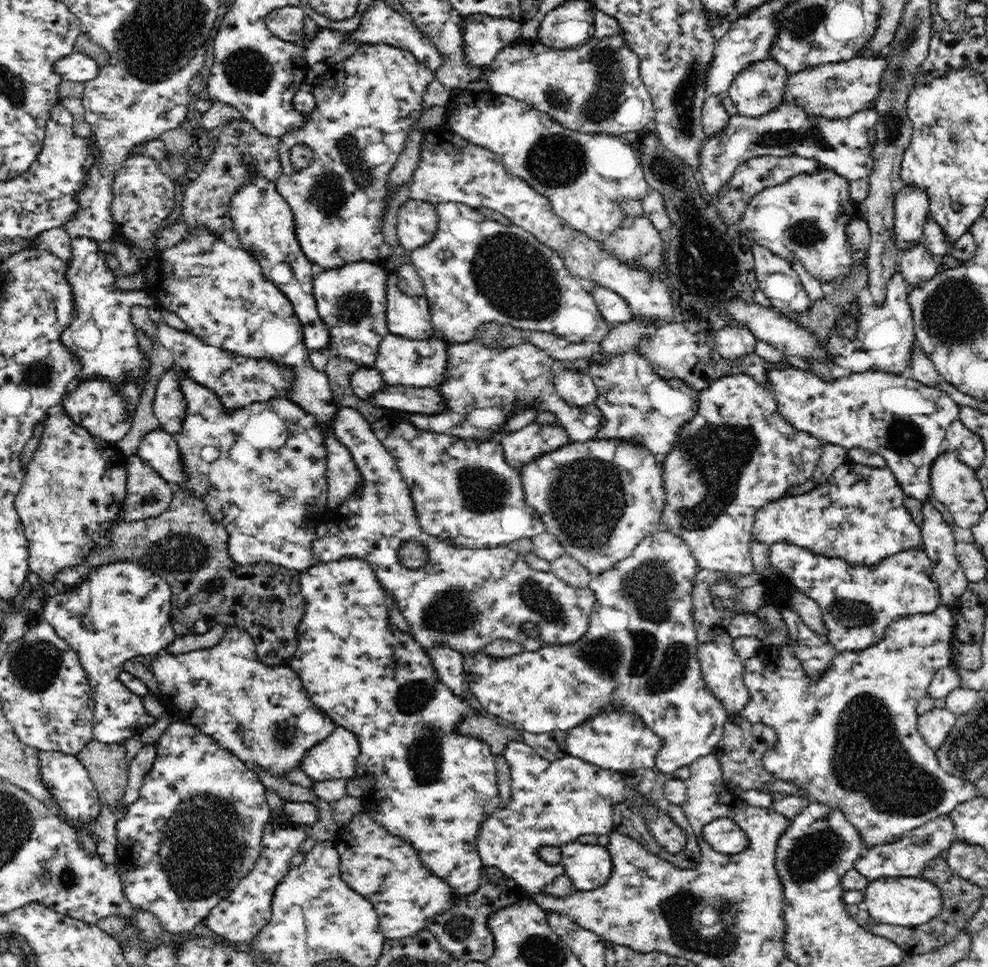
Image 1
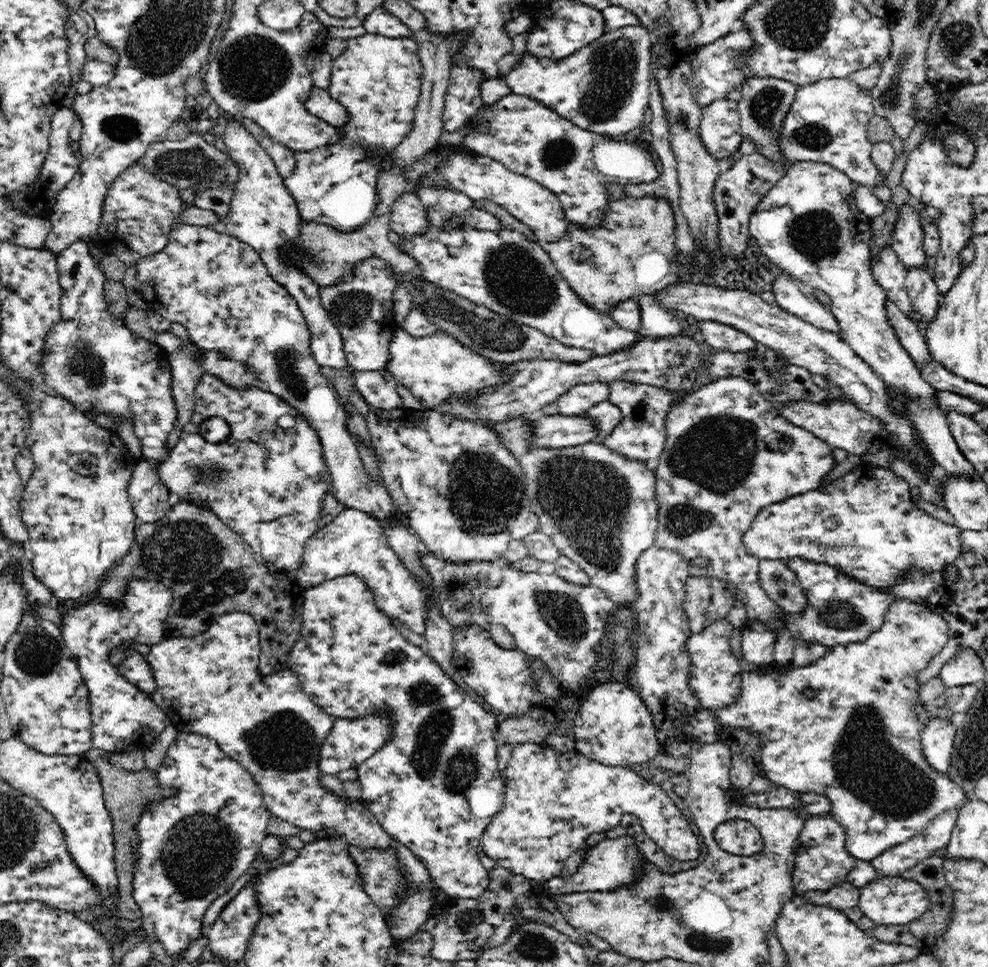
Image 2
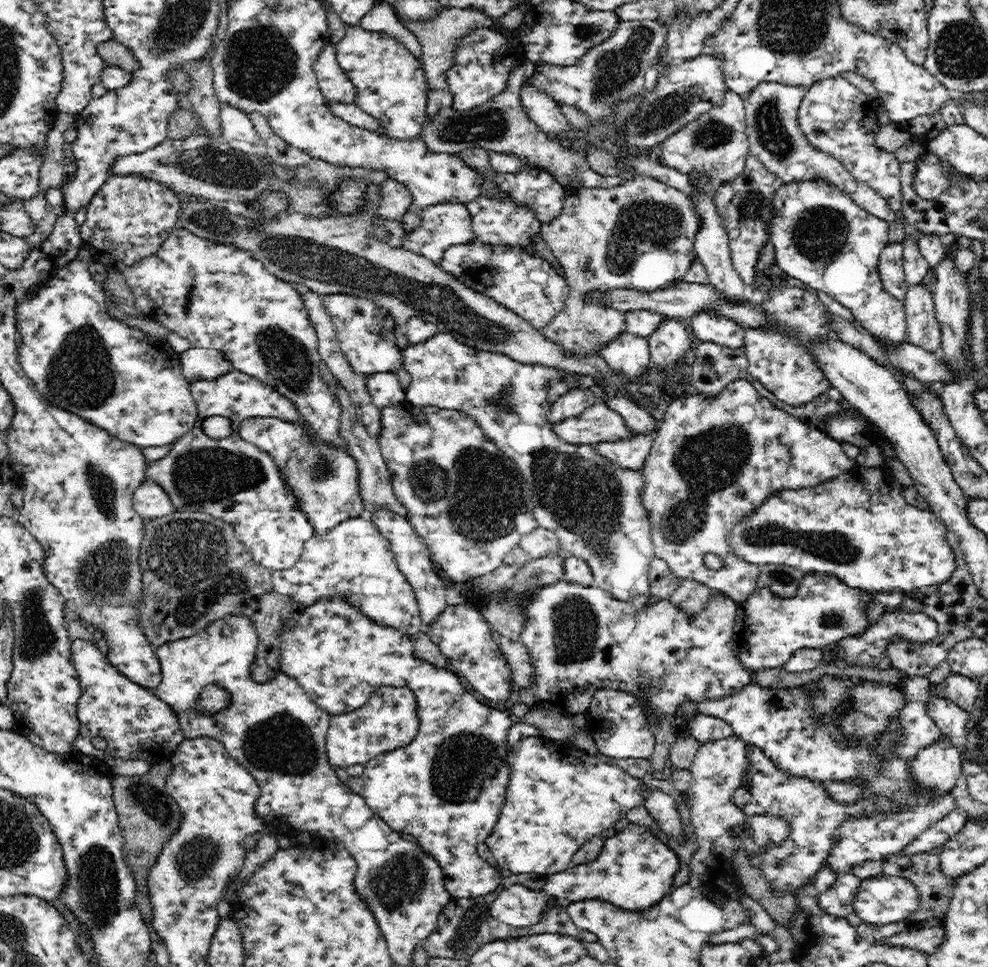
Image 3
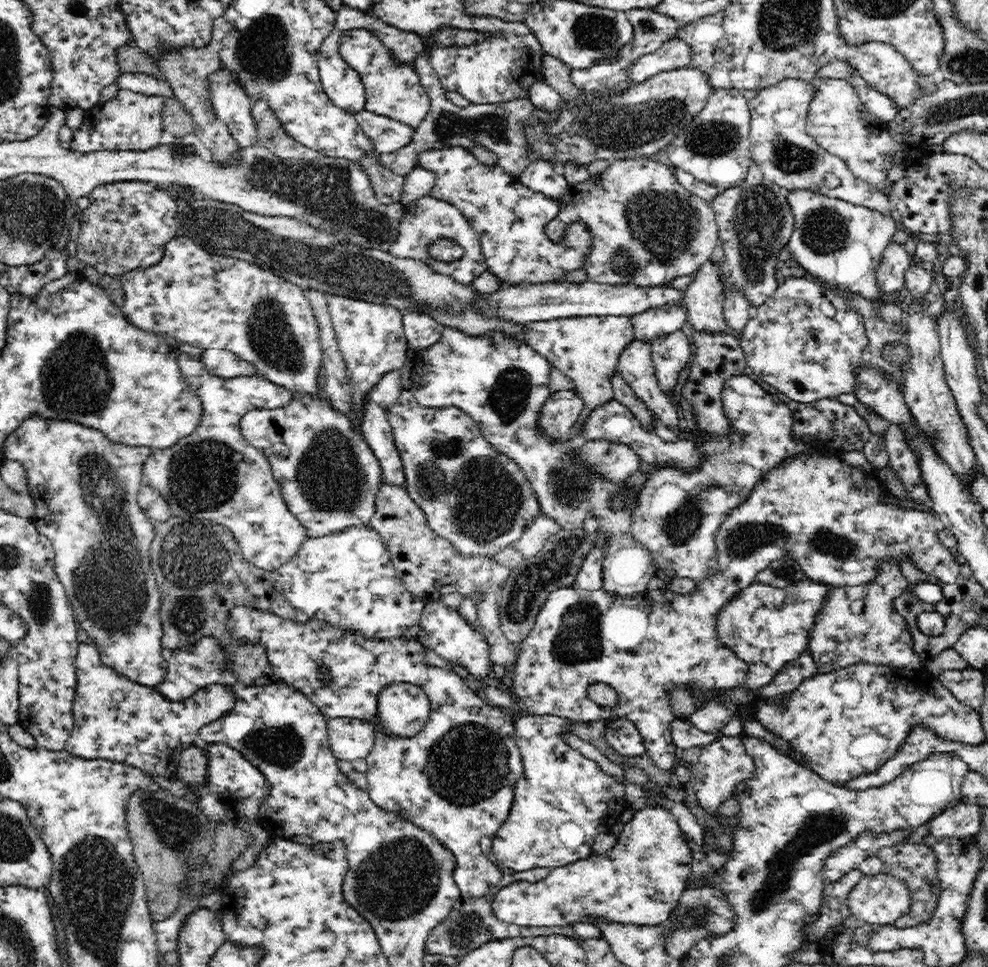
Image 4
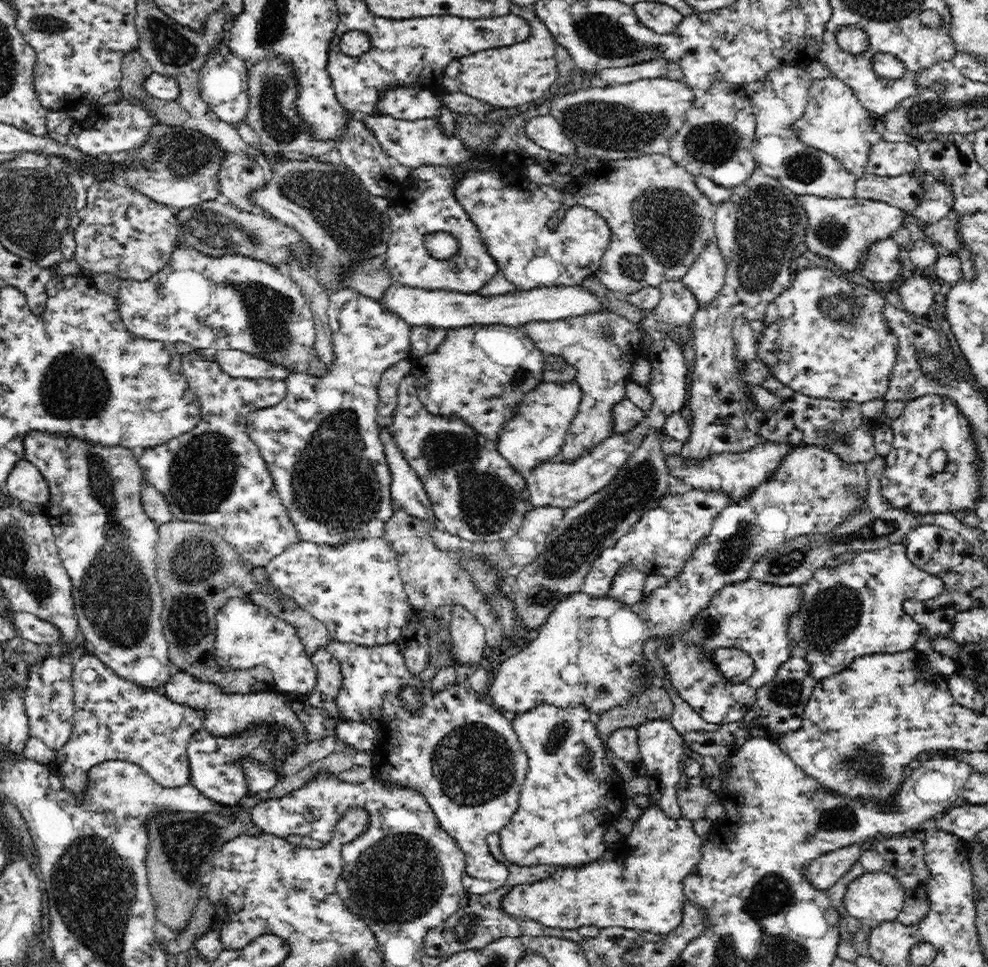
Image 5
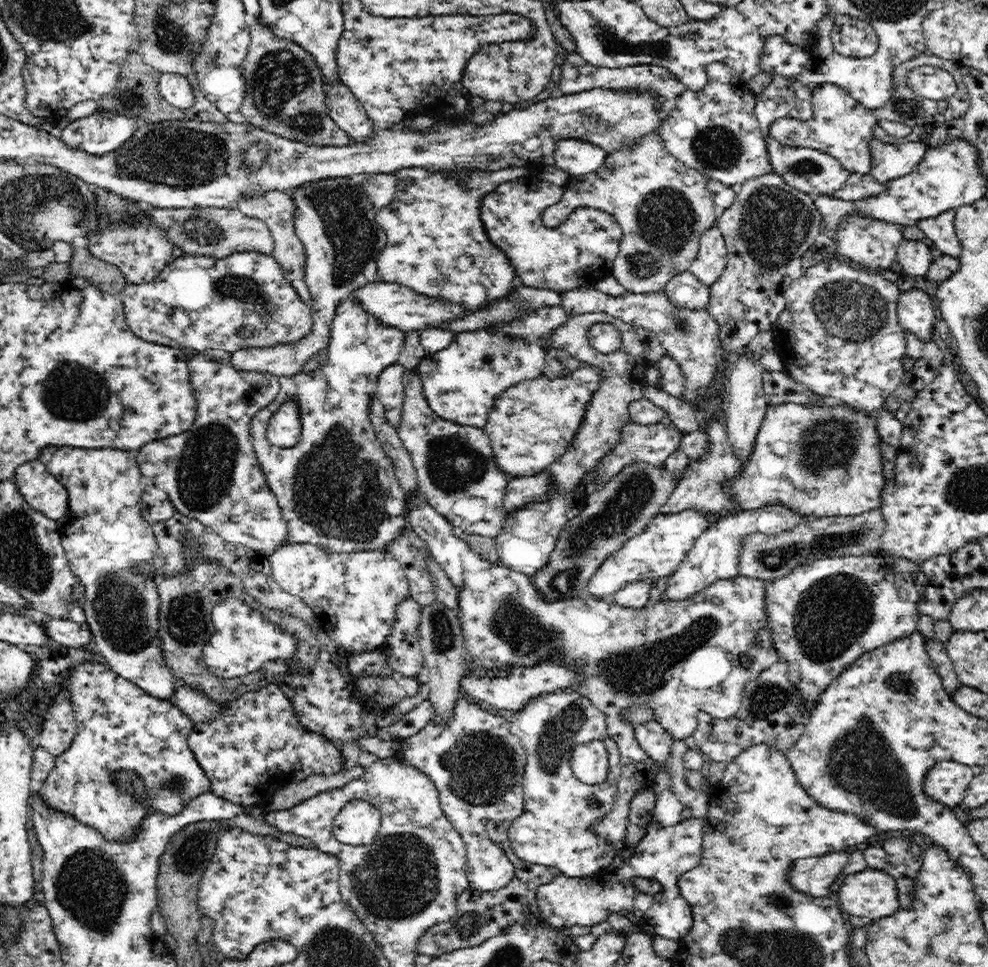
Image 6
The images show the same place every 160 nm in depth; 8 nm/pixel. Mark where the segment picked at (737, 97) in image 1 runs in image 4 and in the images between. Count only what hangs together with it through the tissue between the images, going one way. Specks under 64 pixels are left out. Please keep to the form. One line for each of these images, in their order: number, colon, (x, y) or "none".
2: (765, 103)
3: (778, 141)
4: (785, 154)

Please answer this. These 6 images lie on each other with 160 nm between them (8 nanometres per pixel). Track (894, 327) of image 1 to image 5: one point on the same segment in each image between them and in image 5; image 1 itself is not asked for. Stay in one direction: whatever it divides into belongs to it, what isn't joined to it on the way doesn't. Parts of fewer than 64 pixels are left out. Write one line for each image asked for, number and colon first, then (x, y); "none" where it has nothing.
2: (889, 271)
3: (890, 269)
4: (890, 275)
5: (879, 262)

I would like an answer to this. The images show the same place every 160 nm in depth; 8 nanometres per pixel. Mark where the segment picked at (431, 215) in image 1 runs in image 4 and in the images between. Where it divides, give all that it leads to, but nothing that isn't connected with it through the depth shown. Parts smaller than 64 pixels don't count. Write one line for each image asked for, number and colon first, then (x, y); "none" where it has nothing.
2: (406, 215)
3: (394, 198)
4: (388, 186)

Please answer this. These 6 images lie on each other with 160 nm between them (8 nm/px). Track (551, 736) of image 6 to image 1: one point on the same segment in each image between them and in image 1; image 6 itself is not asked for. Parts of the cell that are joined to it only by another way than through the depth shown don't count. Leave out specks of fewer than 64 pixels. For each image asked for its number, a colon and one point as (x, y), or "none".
1: (554, 802)
2: (554, 800)
3: (559, 797)
4: (564, 800)
5: (563, 814)

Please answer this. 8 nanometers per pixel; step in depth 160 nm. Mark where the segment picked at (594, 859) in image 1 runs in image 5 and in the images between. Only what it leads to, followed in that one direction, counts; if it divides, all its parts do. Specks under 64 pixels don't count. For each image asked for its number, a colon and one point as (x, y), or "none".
2: (618, 863)
3: (635, 870)
4: (639, 881)
5: (638, 883)

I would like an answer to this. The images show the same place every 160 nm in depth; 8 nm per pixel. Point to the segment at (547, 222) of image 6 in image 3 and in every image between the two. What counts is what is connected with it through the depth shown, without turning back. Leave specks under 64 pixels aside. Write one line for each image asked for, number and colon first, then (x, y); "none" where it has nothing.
3: (640, 233)
4: (649, 228)
5: (661, 220)

